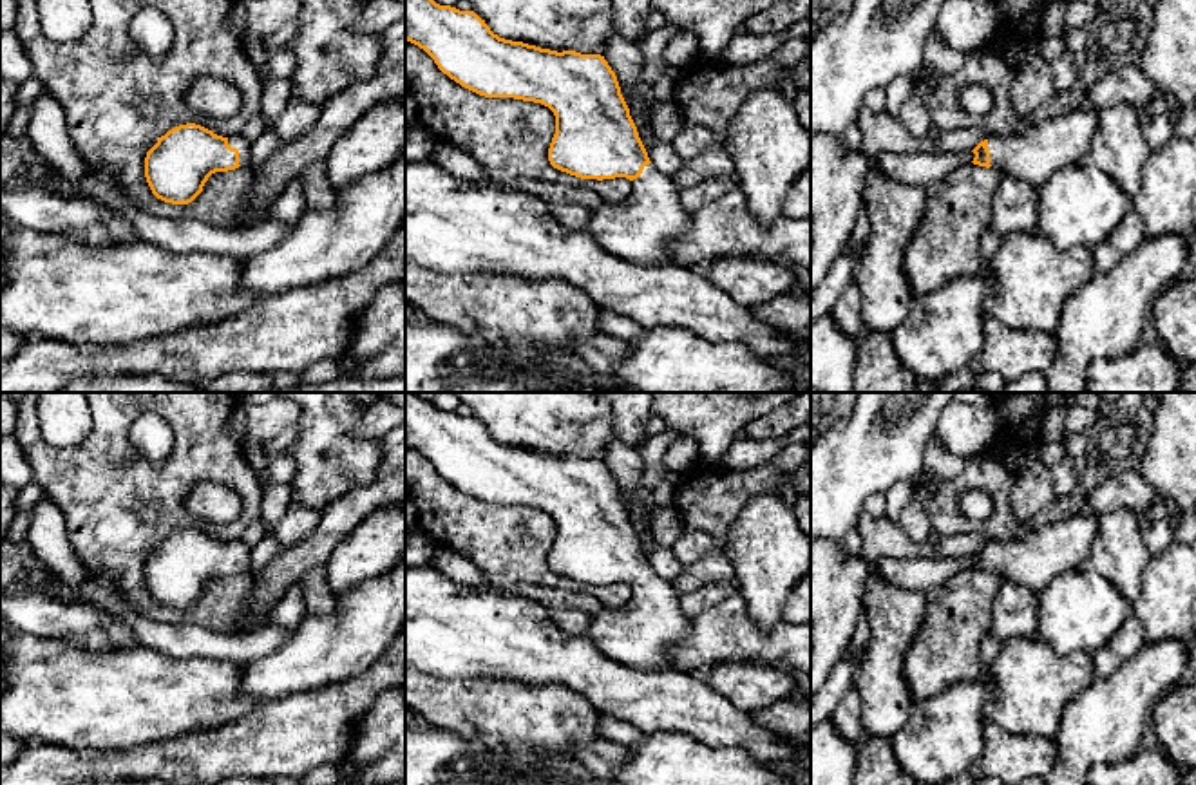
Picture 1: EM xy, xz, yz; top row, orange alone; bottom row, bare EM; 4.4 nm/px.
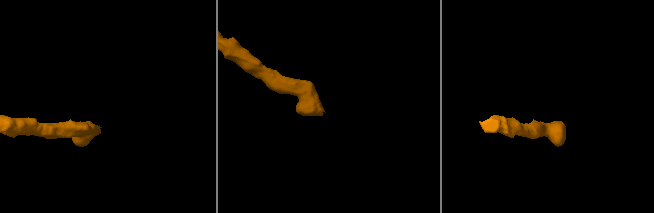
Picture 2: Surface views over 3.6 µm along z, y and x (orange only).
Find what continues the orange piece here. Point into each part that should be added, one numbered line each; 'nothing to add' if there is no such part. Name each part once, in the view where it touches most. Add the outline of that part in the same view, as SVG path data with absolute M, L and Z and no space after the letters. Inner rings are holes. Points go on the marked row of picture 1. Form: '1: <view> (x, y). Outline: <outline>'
1: xy (239, 143). Outline: M230 137L228 145L239 150L239 165L250 166L250 143L242 137Z

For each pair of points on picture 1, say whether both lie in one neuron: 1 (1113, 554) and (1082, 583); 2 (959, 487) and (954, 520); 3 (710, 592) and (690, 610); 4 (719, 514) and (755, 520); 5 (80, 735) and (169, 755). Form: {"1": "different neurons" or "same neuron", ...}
{"1": "different neurons", "2": "same neuron", "3": "same neuron", "4": "different neurons", "5": "different neurons"}

